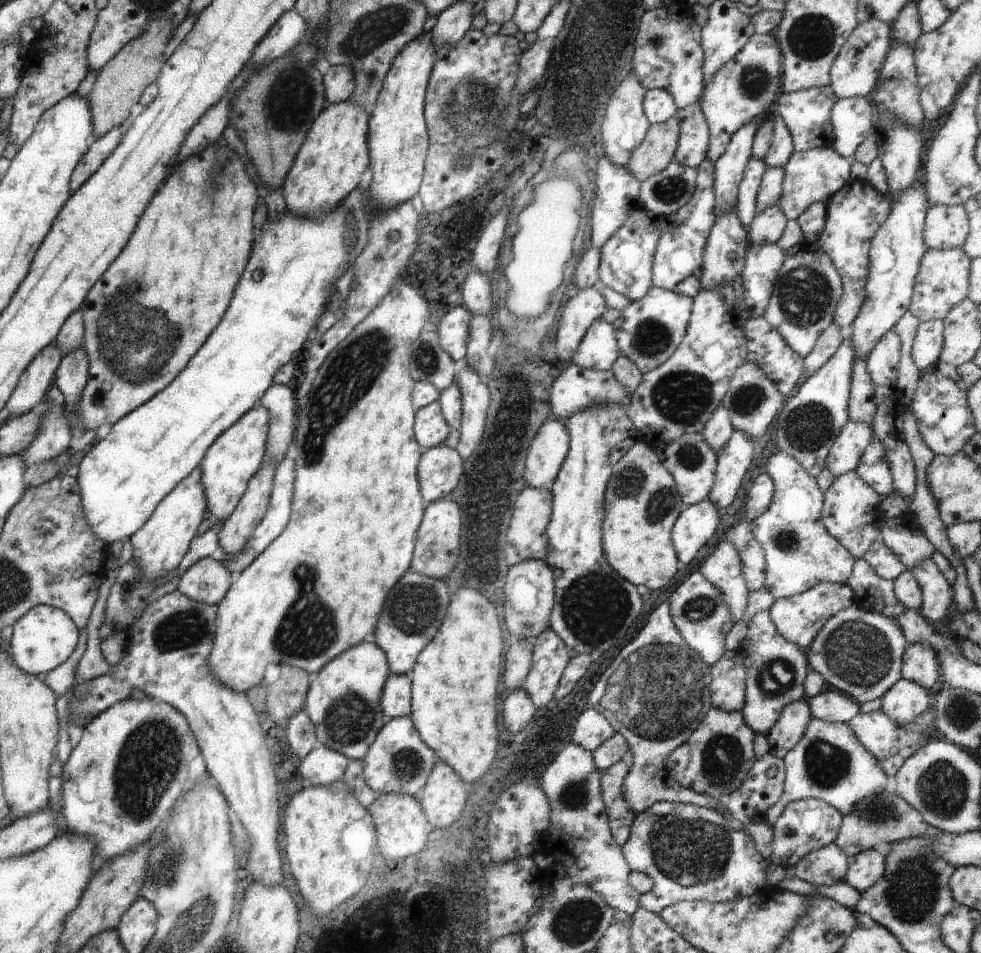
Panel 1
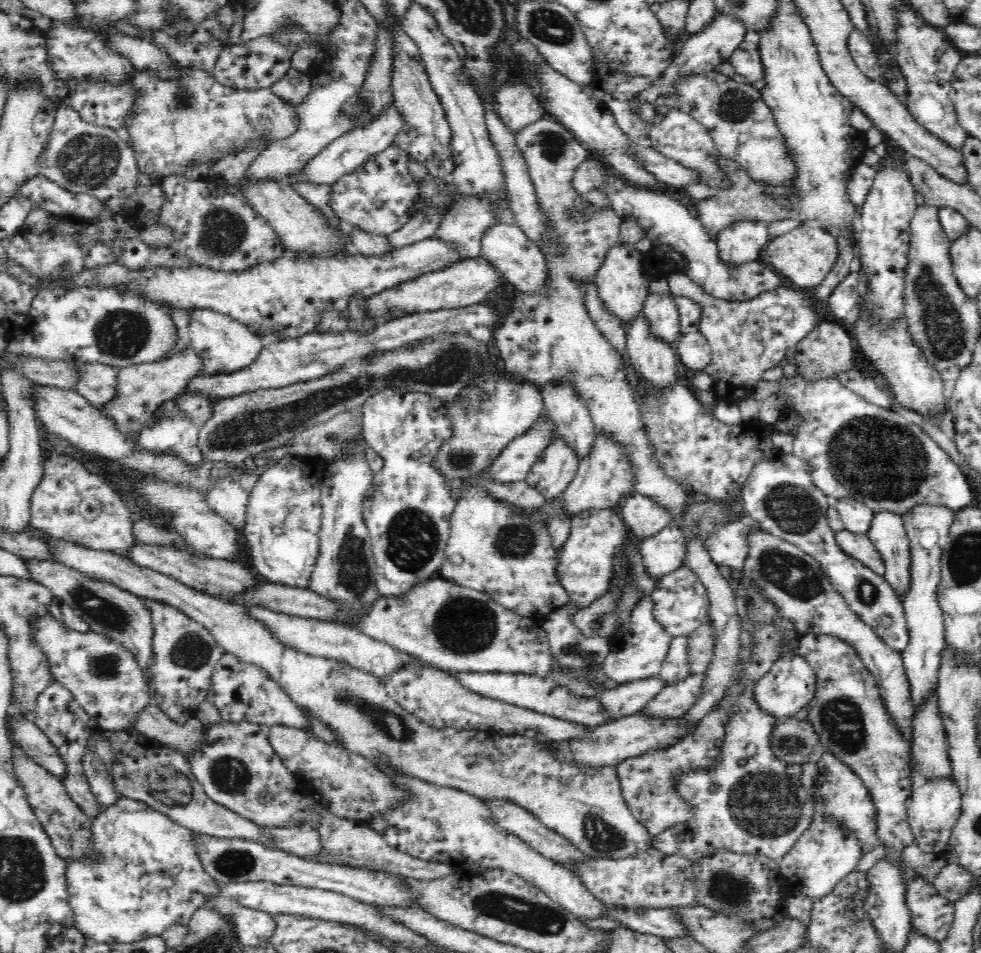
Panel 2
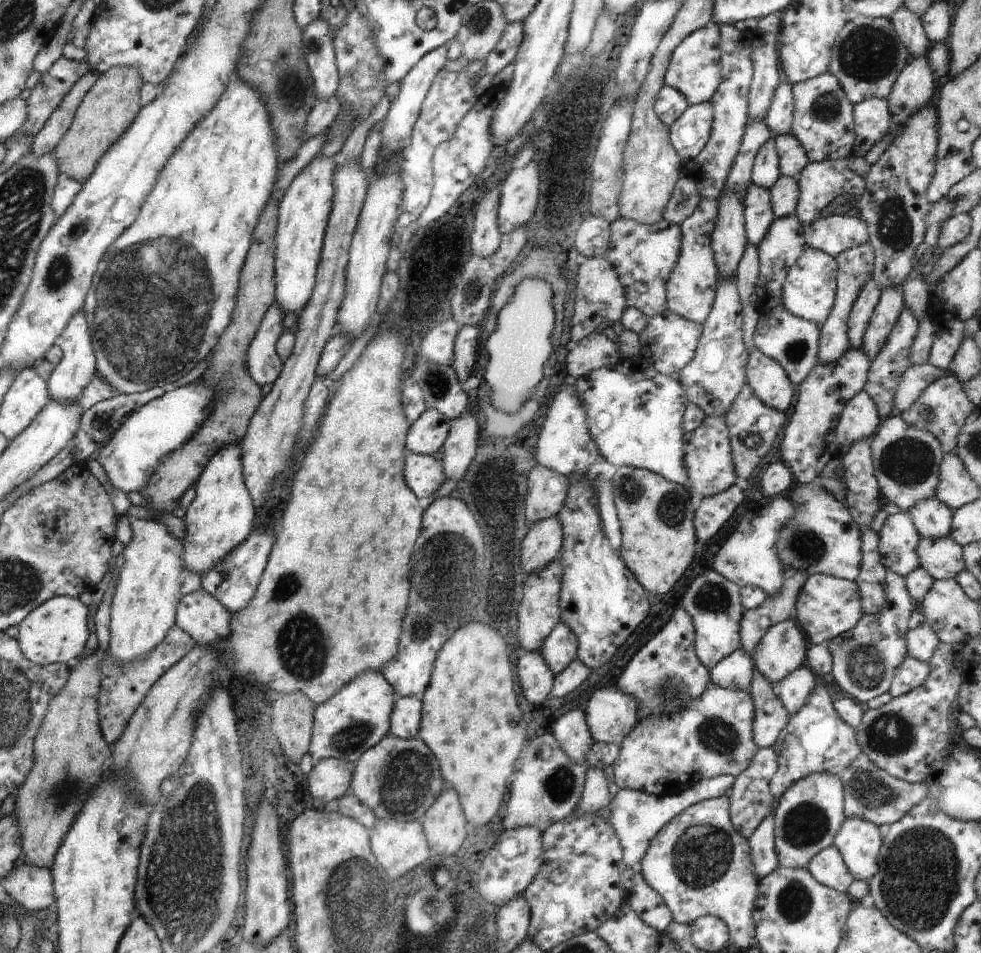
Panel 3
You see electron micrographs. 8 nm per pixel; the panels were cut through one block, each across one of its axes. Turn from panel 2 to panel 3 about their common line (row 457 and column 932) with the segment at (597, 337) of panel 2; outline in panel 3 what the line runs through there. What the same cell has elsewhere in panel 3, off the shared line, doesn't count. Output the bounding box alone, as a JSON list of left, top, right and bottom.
[906,607,937,663]

